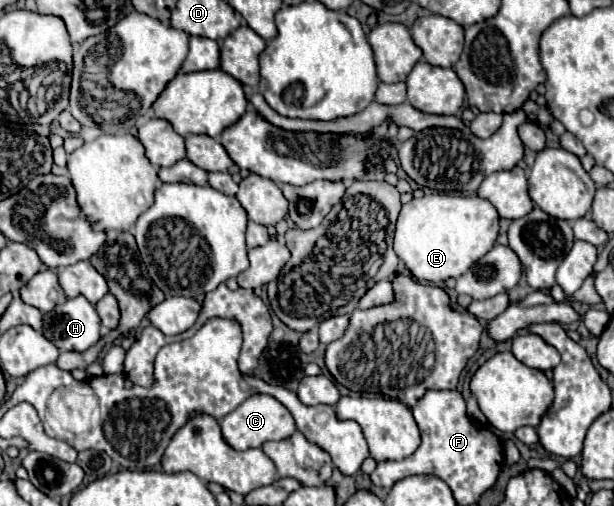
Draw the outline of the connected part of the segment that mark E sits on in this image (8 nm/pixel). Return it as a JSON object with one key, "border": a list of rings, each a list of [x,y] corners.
{"border":[[[427,194],[403,204],[395,226],[395,254],[419,282],[437,284],[465,274],[493,248],[497,232],[499,216],[491,202],[479,196]]]}

